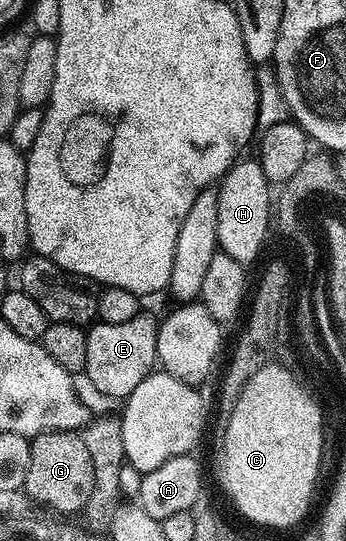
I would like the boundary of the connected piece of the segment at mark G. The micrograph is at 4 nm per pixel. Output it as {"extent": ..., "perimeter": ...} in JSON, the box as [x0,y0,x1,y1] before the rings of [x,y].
{"extent":[24,431,93,516],"perimeter":[[[45,431],[30,439],[32,465],[28,465],[28,477],[24,488],[34,503],[59,511],[59,516],[76,516],[83,510],[92,494],[93,465],[91,454],[78,431]]]}

